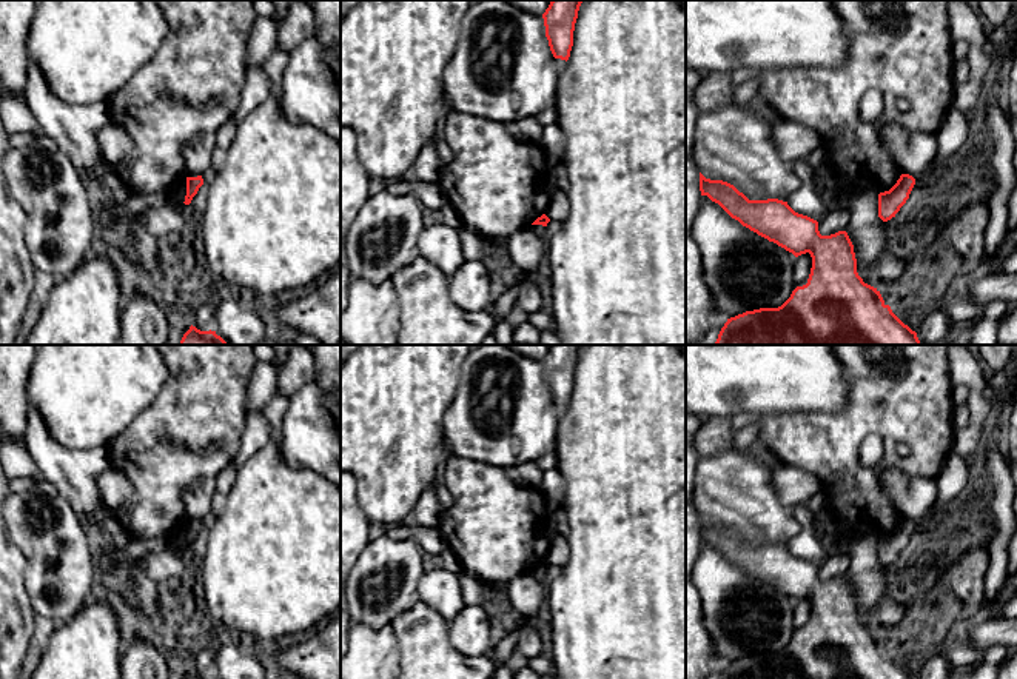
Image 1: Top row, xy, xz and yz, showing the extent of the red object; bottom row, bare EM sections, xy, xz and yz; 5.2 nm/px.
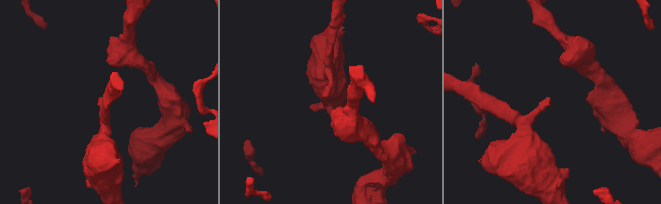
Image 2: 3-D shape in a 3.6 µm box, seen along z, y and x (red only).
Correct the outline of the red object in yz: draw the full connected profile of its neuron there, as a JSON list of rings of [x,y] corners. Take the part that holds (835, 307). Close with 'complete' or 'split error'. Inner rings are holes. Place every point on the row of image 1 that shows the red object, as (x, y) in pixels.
[[[700,172],[701,196],[795,257],[809,253],[807,283],[778,308],[727,319],[715,345],[920,345],[917,333],[857,273],[846,231],[821,236],[818,222],[778,199],[749,200],[733,185]]] | complete

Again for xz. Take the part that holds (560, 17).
[[[552,0],[542,14],[545,37],[555,59],[569,60],[579,6],[584,0]]] | complete

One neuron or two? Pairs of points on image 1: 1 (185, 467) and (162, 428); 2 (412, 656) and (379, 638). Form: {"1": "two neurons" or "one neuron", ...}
{"1": "one neuron", "2": "two neurons"}

